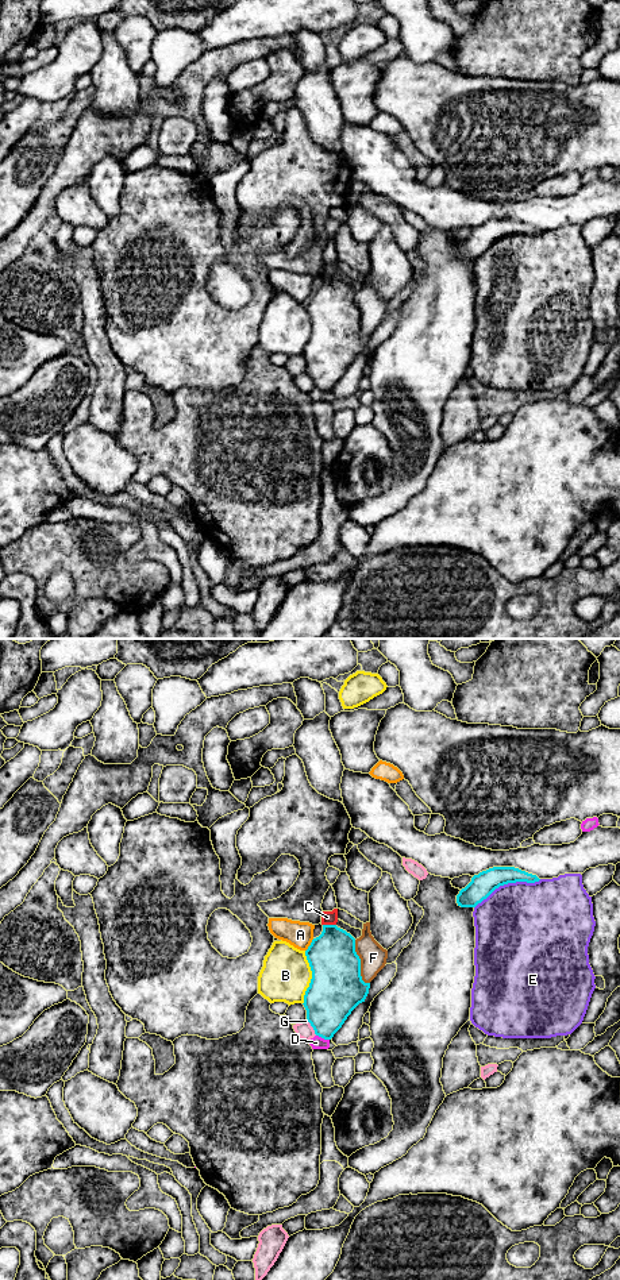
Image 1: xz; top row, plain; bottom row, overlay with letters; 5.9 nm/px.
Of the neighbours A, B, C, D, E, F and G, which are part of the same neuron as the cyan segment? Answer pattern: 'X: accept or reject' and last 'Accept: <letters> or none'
A: reject
B: reject
C: reject
D: reject
E: reject
F: reject
G: reject
Accept: none

